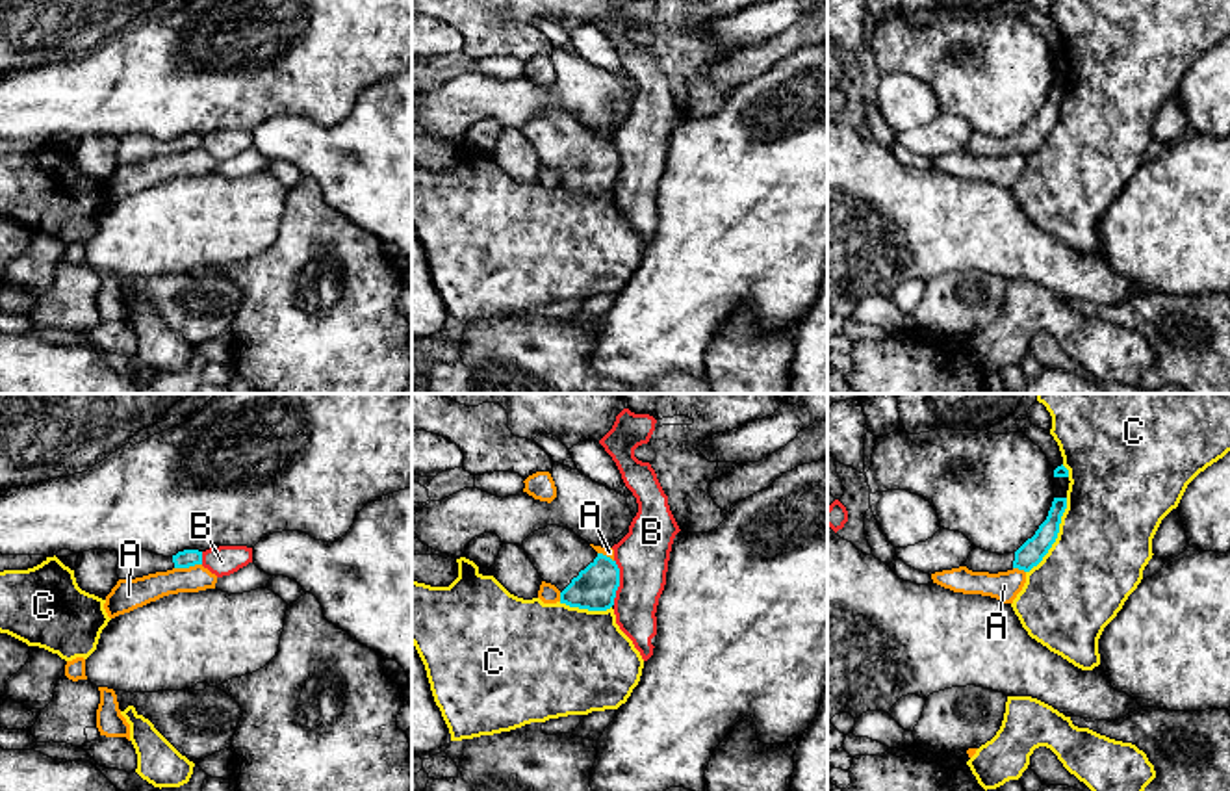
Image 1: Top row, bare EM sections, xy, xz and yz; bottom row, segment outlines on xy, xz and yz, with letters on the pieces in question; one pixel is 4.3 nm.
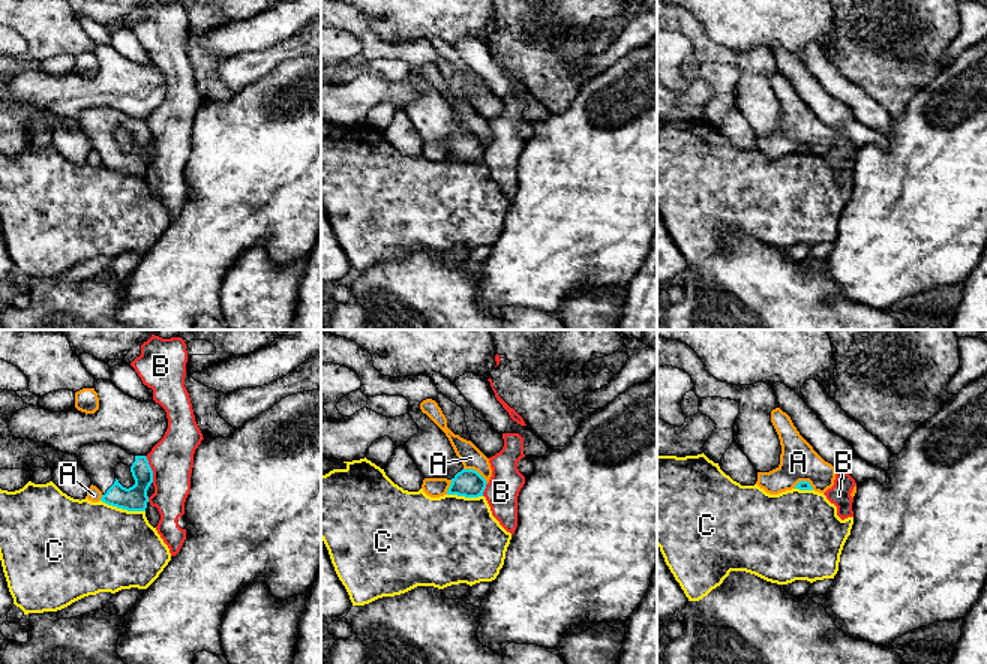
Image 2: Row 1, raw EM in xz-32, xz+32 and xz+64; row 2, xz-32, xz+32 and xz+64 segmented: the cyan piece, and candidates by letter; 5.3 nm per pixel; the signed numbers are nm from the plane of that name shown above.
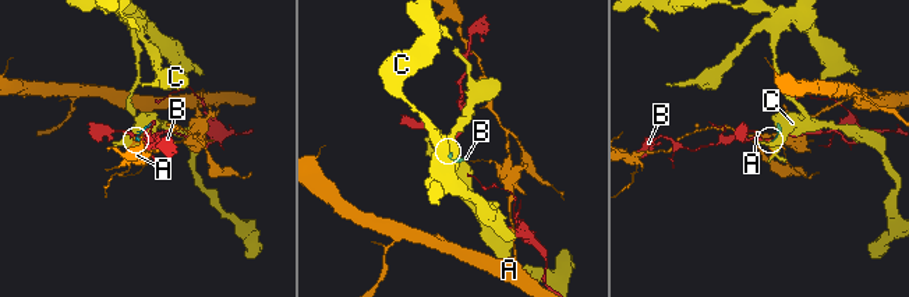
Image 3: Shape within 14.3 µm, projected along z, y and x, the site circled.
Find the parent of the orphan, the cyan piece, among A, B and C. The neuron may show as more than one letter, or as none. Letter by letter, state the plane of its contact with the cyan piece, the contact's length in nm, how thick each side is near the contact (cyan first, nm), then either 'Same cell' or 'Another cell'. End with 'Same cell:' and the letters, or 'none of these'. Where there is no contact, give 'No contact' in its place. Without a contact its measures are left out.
A: Touches cyan in xy. Shared border 120 nm. Thickness 80 nm (cyan) against 120 nm. Another cell
B: Touches cyan in xz. Shared border 200 nm. Thickness 190 nm (cyan) against 220 nm. Another cell
C: Touches cyan in yz. Shared border 380 nm. Thickness 110 nm (cyan) against 400 nm. Another cell
Same cell: none of these

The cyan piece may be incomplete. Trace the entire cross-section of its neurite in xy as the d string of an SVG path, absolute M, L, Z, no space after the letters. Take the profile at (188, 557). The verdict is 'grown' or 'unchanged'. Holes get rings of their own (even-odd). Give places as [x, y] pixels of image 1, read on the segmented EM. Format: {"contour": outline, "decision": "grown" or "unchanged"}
{"contour": "M128 550L119 553L117 576L119 579L135 579L156 572L173 568L189 568L202 564L202 551L184 550L173 557L150 553L147 550Z", "decision": "grown"}

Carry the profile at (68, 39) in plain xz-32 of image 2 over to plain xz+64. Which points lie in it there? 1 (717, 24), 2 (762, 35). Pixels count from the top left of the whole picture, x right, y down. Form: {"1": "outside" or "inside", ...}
{"1": "outside", "2": "outside"}

